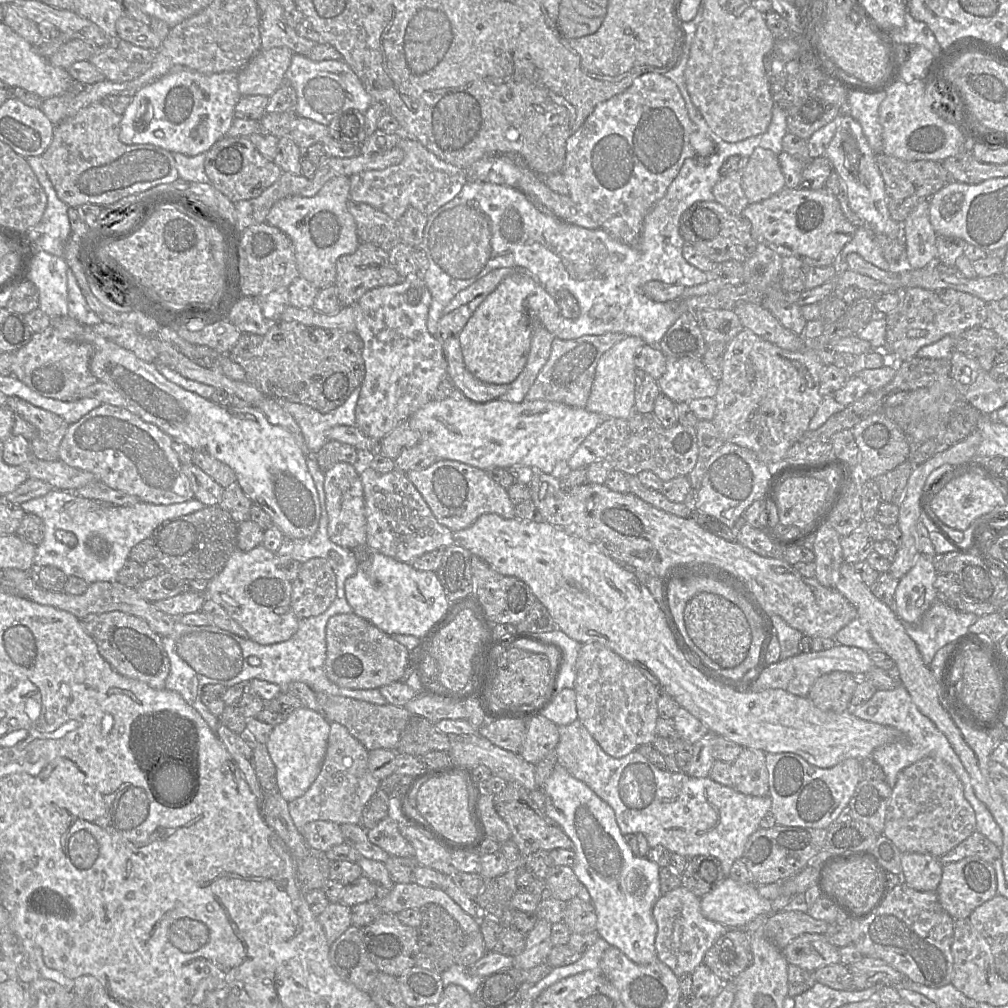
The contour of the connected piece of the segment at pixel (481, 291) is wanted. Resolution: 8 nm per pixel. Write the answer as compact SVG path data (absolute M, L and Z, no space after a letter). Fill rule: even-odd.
M499 268L490 271L468 288L460 291L446 306L442 315L445 315L460 308L461 306L468 304L470 301L480 295L488 296L497 288L504 278L514 273L514 271L515 270L511 268Z

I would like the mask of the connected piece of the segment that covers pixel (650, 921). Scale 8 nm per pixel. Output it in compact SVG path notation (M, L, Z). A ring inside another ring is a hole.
M551 751L535 765L535 780L544 793L544 811L555 821L575 845L575 863L572 869L588 890L597 915L596 932L610 946L618 948L631 961L648 965L658 959L655 948L657 924L652 910L660 898L660 867L646 857L636 856L625 841L616 822L613 808L602 800L589 786L574 778L558 765L556 751Z

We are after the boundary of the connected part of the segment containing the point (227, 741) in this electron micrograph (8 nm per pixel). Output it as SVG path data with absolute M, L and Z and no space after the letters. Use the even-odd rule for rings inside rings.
M220 721L217 729L217 736L238 765L250 790L259 800L261 810L263 791L254 769L254 758L251 742L245 735L234 733L226 726L222 725Z

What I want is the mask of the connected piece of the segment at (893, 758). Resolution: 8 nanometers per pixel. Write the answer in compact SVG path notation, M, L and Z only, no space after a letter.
M896 665L887 672L895 681L897 681L897 686L894 689L877 690L869 701L859 706L851 706L850 700L850 706L847 710L857 718L894 727L905 736L904 739L898 742L886 744L877 748L871 755L873 760L882 767L886 776L887 784L893 788L896 784L898 773L902 769L912 765L922 758L933 757L941 759L954 770L963 785L964 797L970 803L975 812L976 831L983 834L997 847L1001 848L1003 844L1002 830L986 805L976 797L970 776L963 766L960 758L952 748L947 737L928 717L920 712L918 707L912 701L907 689L901 683Z

